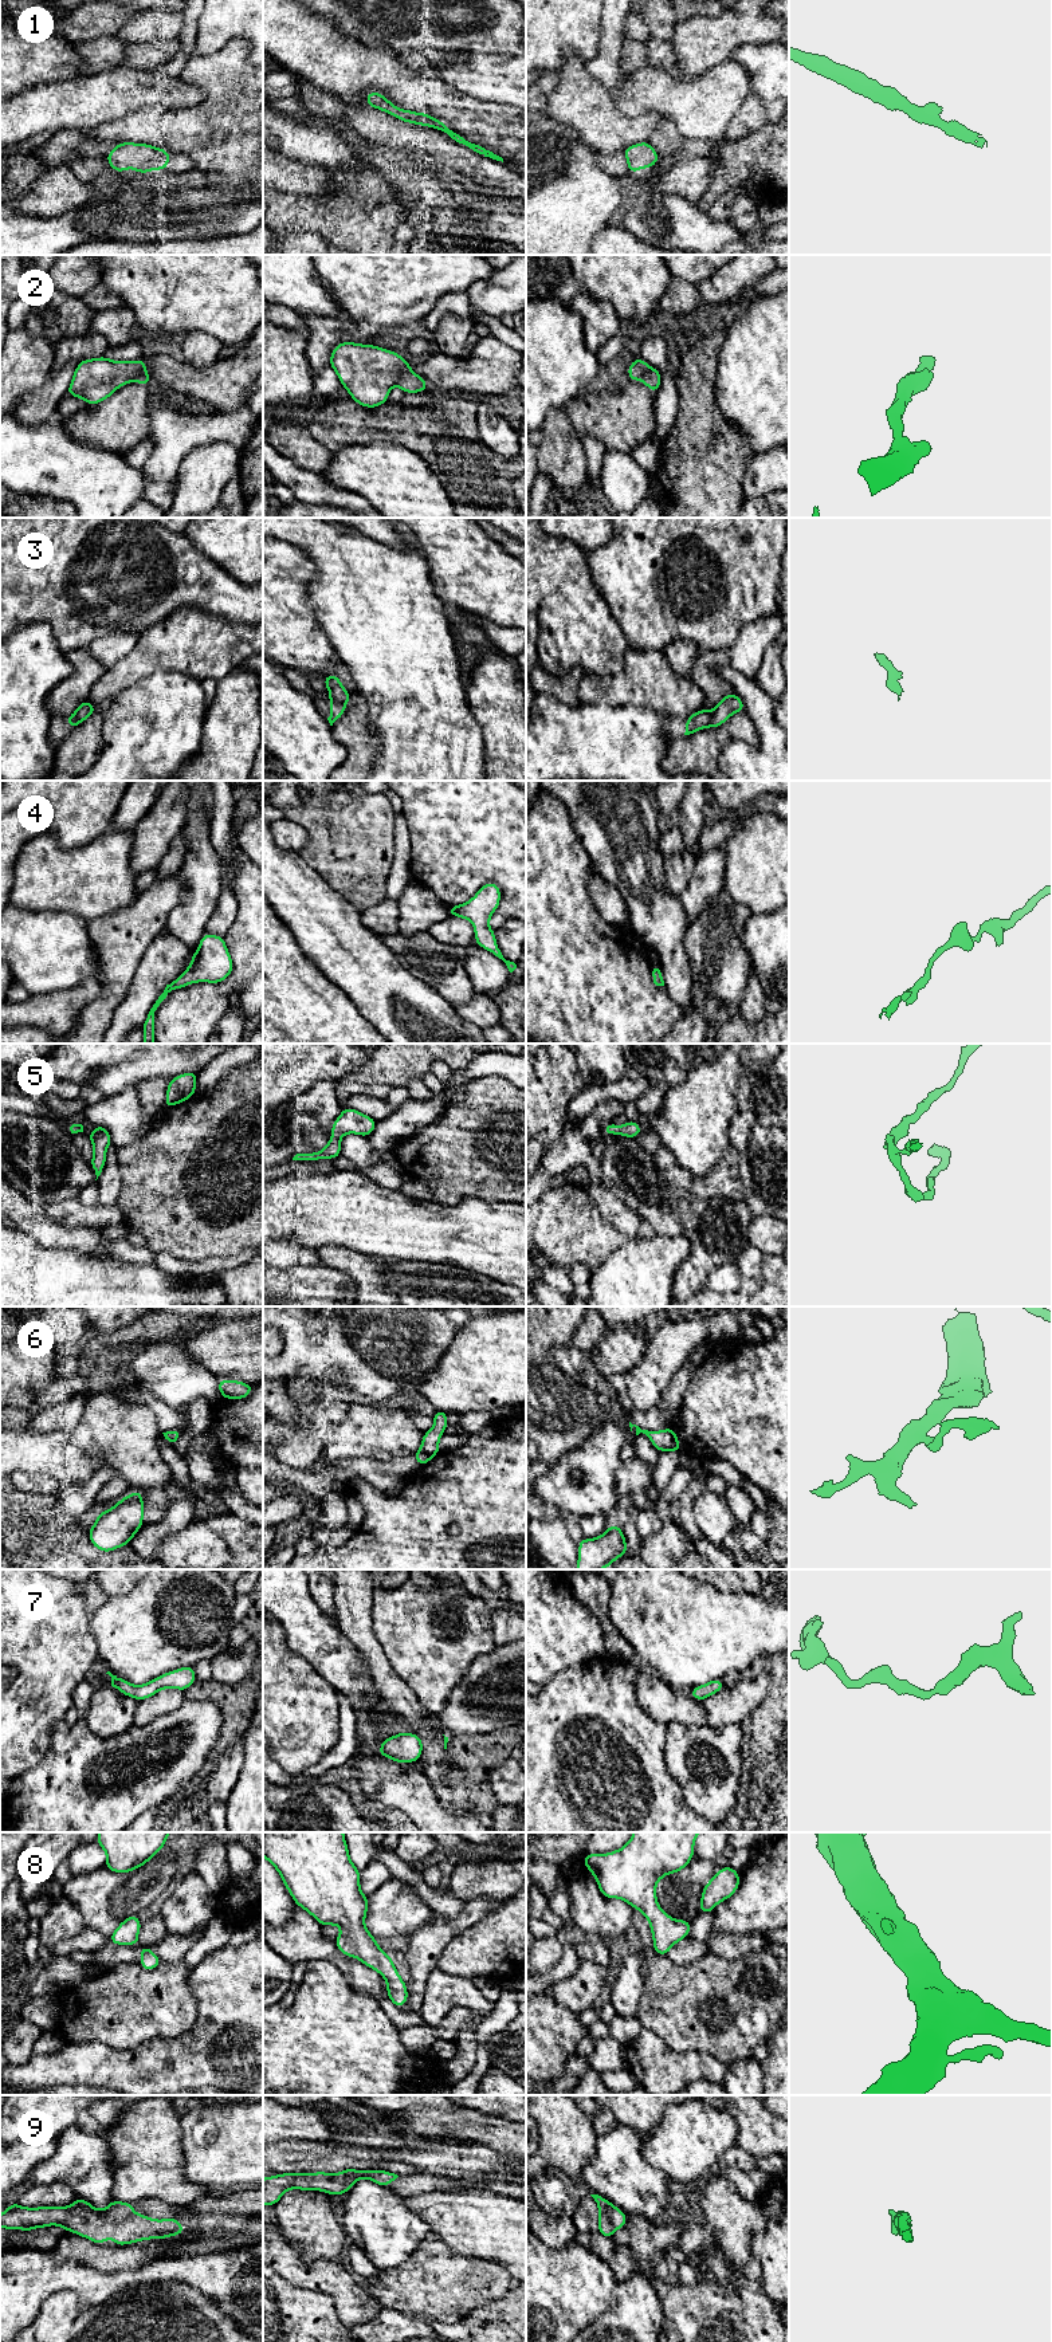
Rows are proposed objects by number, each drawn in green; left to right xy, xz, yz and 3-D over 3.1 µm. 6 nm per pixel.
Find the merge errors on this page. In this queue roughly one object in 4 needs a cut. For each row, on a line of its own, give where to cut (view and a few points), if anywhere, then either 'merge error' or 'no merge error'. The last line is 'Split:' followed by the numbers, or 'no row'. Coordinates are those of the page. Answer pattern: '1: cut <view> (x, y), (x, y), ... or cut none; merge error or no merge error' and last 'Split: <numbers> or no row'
1: cut none; no merge error
2: cut xz (408, 369), (400, 373), (395, 384); merge error
3: cut yz (714, 710), (707, 726); merge error
4: cut none; no merge error
5: cut none; no merge error
6: cut none; no merge error
7: cut none; no merge error
8: cut none; no merge error
9: cut none; no merge error
Split: 2, 3

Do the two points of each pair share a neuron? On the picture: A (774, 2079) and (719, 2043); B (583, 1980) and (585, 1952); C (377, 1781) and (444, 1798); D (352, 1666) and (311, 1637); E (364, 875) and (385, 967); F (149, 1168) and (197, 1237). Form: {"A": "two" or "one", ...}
{"A": "two", "B": "two", "C": "two", "D": "one", "E": "two", "F": "one"}

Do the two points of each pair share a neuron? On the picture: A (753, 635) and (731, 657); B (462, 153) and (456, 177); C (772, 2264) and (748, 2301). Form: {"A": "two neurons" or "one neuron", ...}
{"A": "one neuron", "B": "two neurons", "C": "two neurons"}

